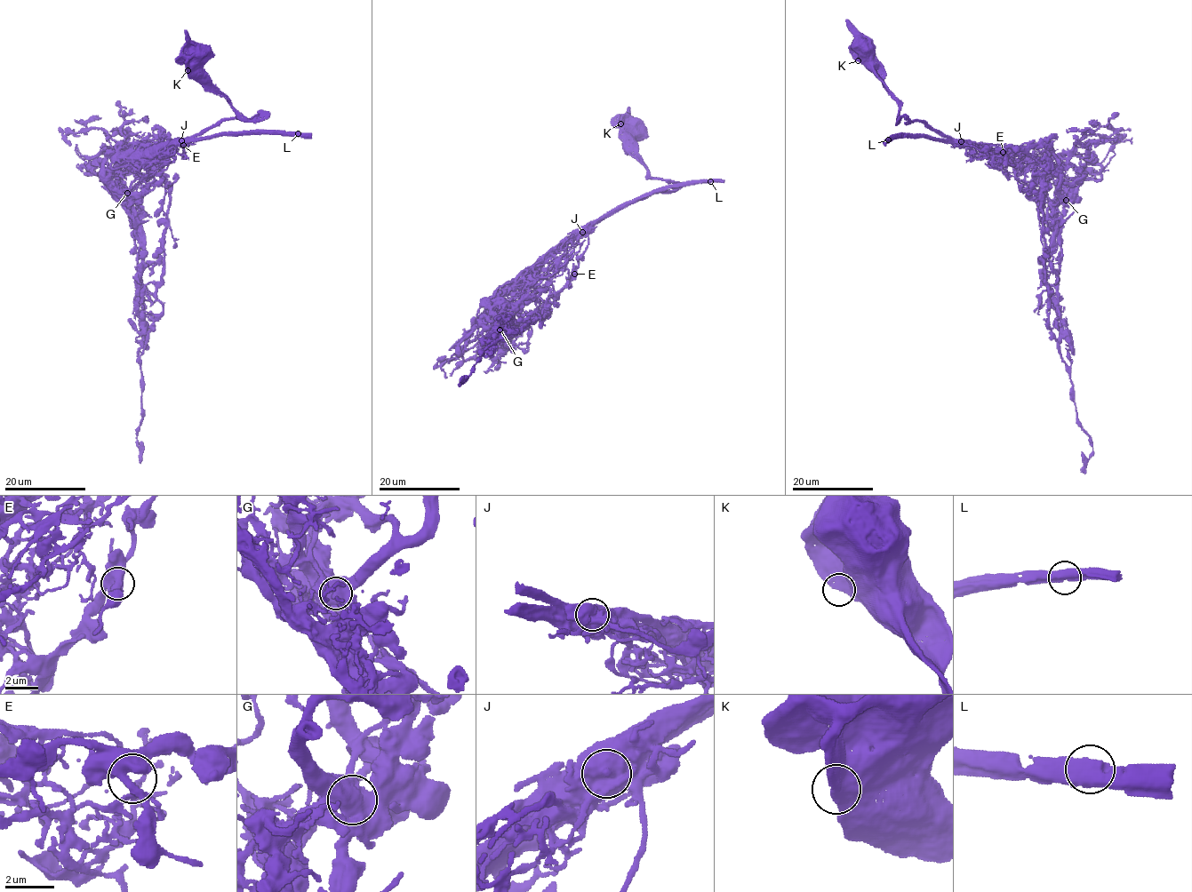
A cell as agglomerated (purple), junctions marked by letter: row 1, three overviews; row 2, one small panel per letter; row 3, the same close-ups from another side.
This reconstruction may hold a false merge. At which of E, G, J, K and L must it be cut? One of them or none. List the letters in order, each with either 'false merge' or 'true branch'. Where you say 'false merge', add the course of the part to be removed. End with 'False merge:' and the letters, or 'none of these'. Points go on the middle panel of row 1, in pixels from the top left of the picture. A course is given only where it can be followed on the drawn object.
E: true branch
G: true branch
J: false merge; course (582, 232), (552, 251), (492, 305), (483, 306), (506, 325), (509, 321), (494, 325), (484, 356)
K: true branch
L: true branch
False merge: J

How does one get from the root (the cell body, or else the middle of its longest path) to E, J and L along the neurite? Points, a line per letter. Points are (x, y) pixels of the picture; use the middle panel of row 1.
E: (636, 132), (632, 149), (650, 177), (669, 180), (674, 189), (650, 193), (603, 218), (588, 233), (574, 274)
J: (636, 132), (632, 137), (632, 149), (650, 177), (669, 180), (674, 189), (652, 192), (627, 202), (582, 232)
L: (636, 132), (632, 149), (650, 177), (669, 180), (674, 189), (650, 193), (604, 218), (655, 192), (710, 181)

